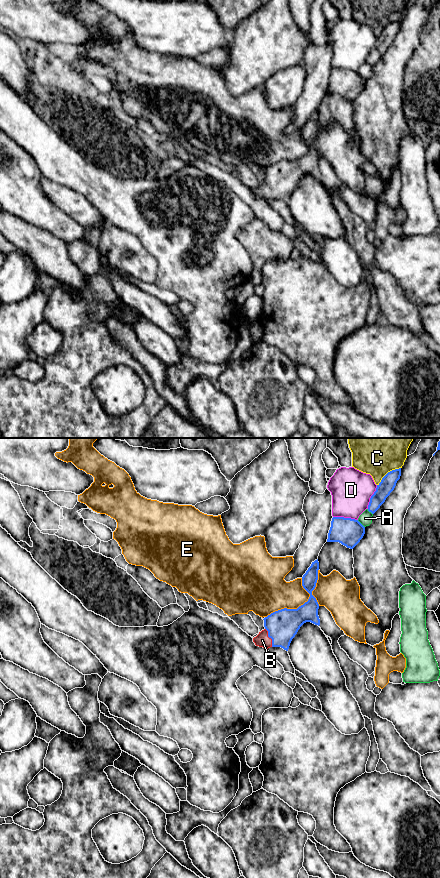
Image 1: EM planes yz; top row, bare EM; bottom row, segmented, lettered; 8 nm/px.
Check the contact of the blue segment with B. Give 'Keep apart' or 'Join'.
Join

